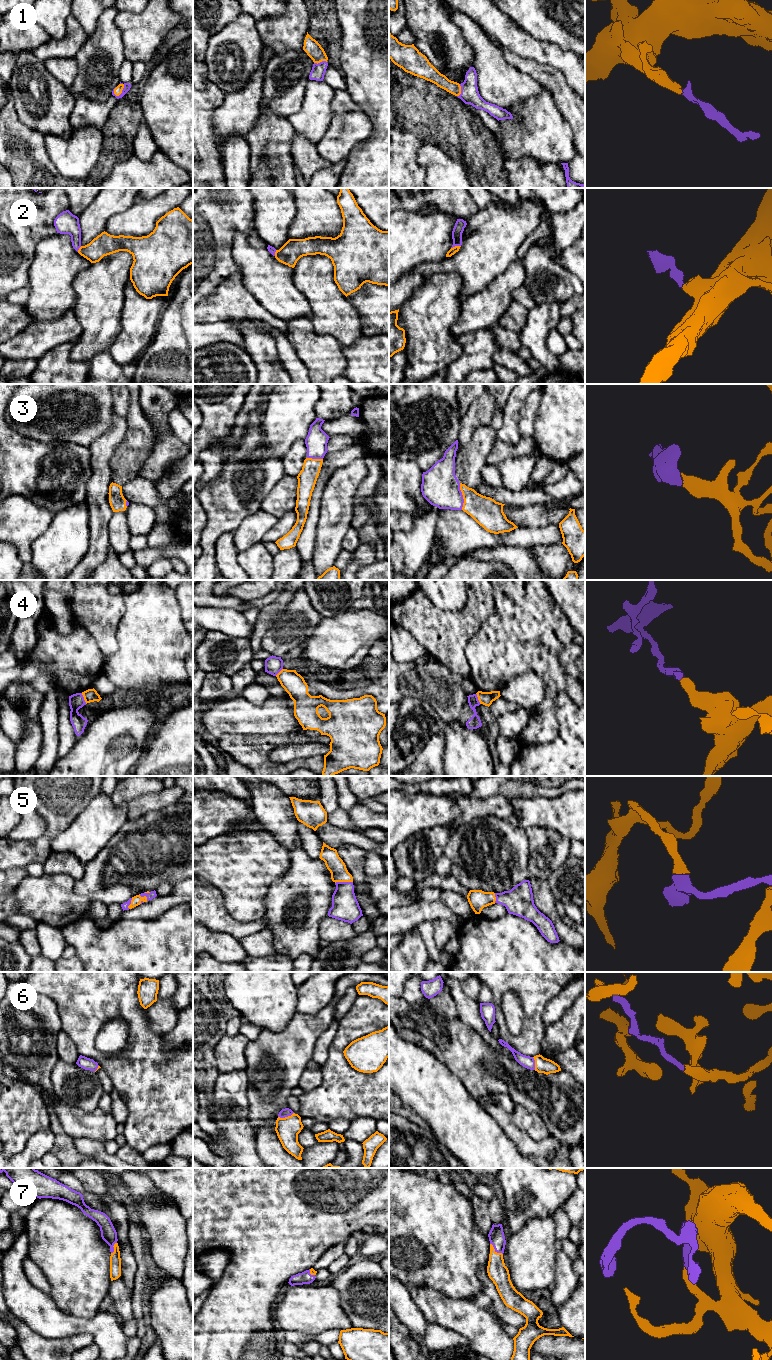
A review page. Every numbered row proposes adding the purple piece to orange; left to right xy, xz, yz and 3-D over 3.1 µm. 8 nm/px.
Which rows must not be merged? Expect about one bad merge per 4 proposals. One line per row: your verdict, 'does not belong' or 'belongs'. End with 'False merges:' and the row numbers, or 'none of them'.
1: belongs
2: belongs
3: belongs
4: does not belong
5: belongs
6: belongs
7: belongs
False merges: 4

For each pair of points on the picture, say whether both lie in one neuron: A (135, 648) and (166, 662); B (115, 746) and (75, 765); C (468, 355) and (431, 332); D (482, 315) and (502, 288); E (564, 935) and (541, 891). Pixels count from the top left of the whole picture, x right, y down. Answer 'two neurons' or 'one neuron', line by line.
A: one neuron
B: one neuron
C: two neurons
D: one neuron
E: one neuron

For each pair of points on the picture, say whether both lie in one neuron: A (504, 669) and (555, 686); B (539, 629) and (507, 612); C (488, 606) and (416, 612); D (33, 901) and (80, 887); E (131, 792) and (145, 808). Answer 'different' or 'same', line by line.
A: same
B: same
C: same
D: different
E: different

